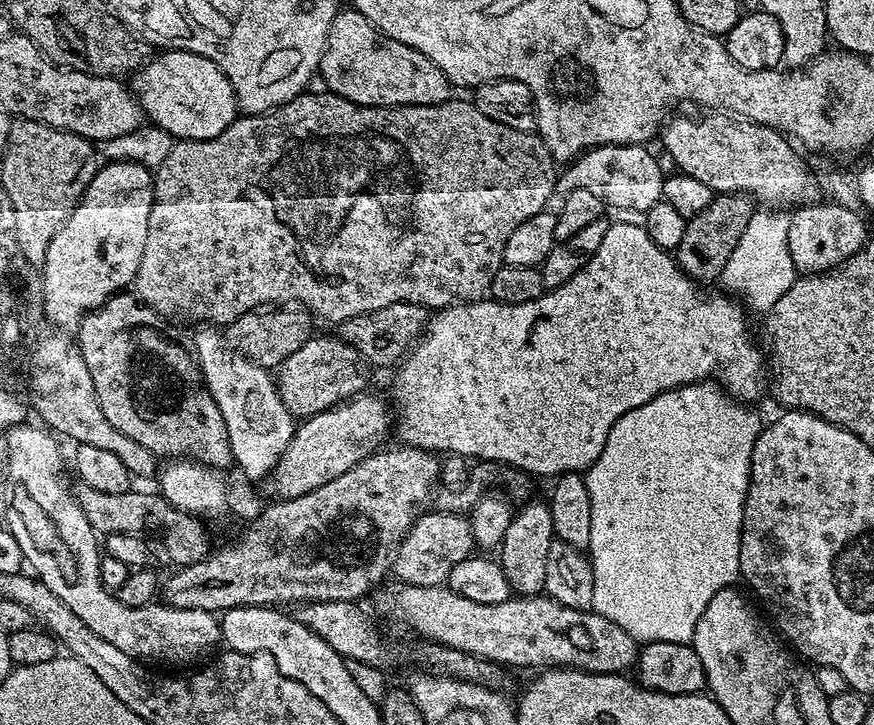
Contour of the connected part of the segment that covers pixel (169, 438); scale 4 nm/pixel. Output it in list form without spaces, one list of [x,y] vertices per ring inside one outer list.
[[[132,294],[114,295],[100,308],[84,313],[84,319],[78,325],[78,353],[90,370],[98,405],[119,433],[138,442],[157,458],[187,458],[205,464],[207,468],[231,469],[234,461],[226,422],[222,422],[222,410],[218,410],[214,398],[204,387],[200,360],[189,345],[187,348],[180,341],[174,329],[164,329],[160,323],[162,320],[157,312]]]

